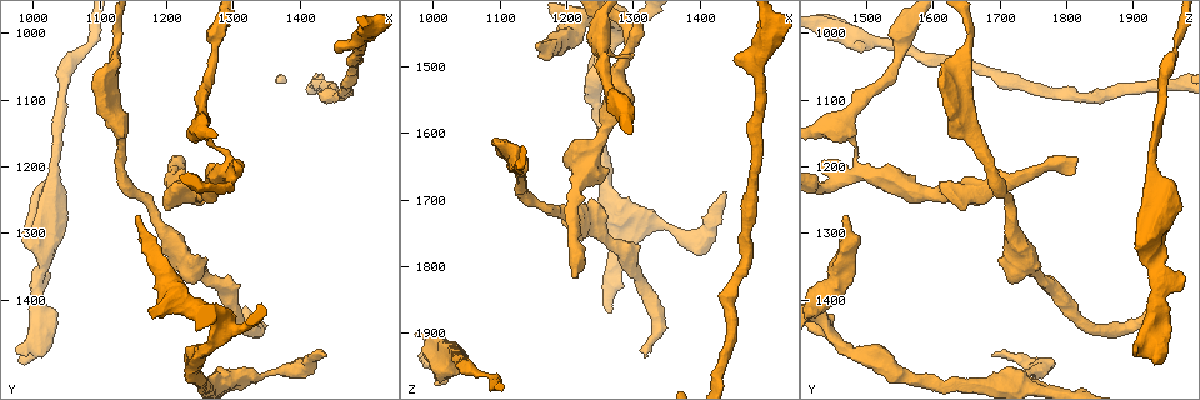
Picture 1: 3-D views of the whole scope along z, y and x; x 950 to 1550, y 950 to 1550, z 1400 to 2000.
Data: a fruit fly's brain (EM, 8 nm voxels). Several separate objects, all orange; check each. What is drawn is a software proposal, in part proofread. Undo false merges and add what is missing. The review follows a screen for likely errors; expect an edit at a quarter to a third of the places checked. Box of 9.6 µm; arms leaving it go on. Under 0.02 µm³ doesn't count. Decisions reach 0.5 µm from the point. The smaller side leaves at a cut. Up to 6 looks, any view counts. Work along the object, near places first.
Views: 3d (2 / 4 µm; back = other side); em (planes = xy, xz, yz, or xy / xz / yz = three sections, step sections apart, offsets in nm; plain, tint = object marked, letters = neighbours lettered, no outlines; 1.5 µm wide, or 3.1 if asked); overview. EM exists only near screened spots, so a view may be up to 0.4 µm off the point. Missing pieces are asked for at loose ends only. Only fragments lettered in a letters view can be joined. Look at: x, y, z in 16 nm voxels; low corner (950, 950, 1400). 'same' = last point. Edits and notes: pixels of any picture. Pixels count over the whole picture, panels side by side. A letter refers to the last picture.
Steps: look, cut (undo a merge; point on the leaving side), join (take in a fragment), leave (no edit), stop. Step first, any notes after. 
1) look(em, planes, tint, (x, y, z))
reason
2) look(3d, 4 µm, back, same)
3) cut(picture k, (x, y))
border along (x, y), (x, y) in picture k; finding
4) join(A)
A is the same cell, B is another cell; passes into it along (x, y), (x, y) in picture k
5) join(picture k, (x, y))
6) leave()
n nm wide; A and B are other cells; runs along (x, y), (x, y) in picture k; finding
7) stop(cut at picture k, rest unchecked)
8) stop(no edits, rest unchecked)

look(3d, 4 µm, (1320, 1420, 1940))
long arm stops here

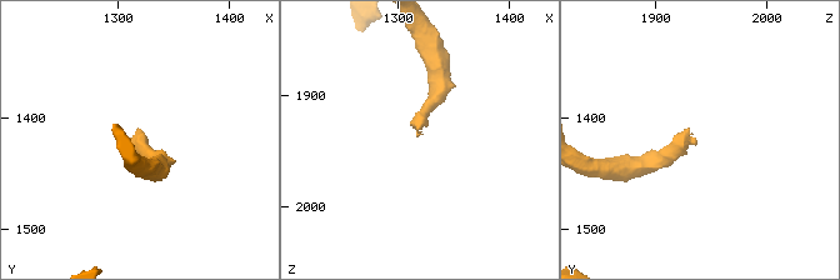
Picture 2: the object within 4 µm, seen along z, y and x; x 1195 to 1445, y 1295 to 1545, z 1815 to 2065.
look(em, yz, step 4, plain, (1318, 1420, 1936))
need the tissue

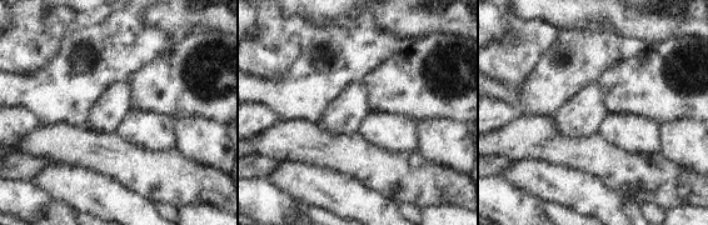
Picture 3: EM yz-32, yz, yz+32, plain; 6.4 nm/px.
look(em, yz, step 4, letters, same)
what lies round it

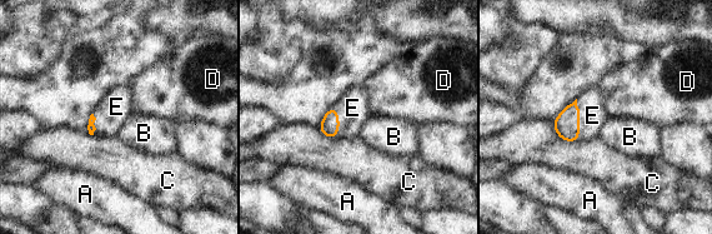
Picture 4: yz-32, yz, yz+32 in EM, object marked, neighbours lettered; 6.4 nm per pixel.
join(E)
E is the same cell, A, B, C and D are other cells; passes into it along (567, 127), (577, 120), (592, 115) in picture 4; the neuron continues

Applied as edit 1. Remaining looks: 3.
look(em, planes, letters, (1210, 1190, 1815))
long arm stops here

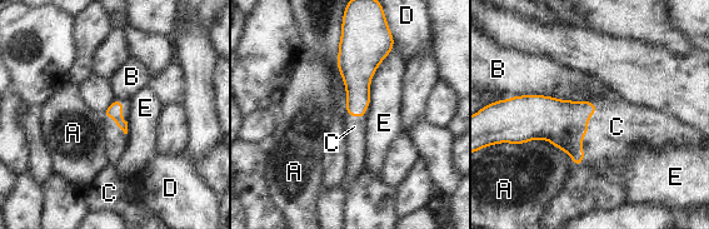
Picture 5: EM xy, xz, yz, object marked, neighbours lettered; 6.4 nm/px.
join(C)
C is the same cell, A, B, D and E are other cells; passes into it along (564, 123), (583, 135), (617, 127) in picture 5; the neuron continues

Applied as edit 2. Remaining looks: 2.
stop(join at picture 4, join at picture 5, rest unchecked)

